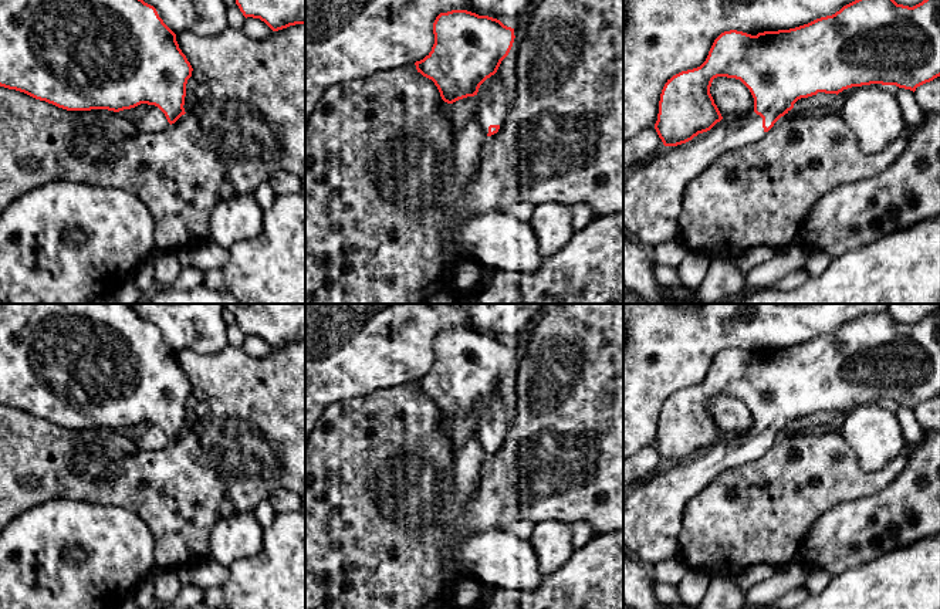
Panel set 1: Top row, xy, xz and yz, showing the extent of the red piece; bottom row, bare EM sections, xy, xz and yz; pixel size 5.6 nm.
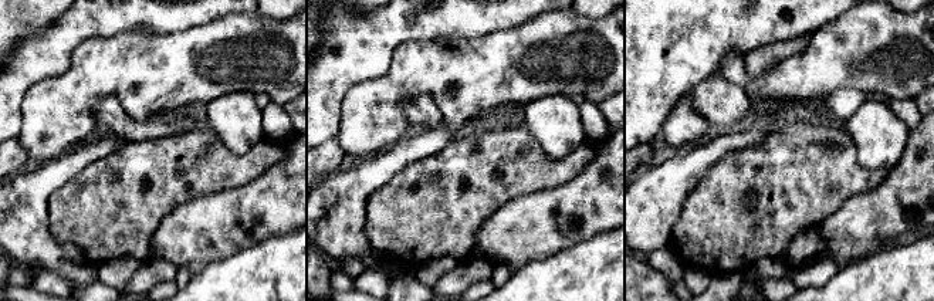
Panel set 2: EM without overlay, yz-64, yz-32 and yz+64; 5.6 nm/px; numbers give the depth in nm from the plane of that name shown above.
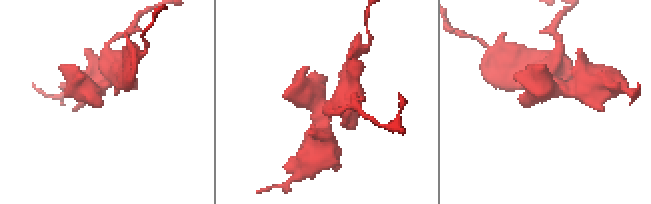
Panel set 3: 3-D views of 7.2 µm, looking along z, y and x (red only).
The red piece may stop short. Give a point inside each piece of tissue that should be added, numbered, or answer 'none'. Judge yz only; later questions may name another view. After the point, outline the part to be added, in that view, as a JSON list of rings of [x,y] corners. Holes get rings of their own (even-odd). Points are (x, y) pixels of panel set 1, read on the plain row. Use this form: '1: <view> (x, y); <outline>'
1: yz (653, 508); [[[754,429],[738,436],[723,436],[710,449],[686,461],[665,464],[650,478],[636,483],[623,498],[623,551],[649,568],[665,559],[683,561],[679,534],[689,500],[724,470],[754,461],[765,451],[763,436]]]

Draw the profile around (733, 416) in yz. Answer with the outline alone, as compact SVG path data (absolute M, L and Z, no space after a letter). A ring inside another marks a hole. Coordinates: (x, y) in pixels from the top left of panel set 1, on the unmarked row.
M717 395L710 412L723 436L738 436L754 429L754 416L740 397Z

